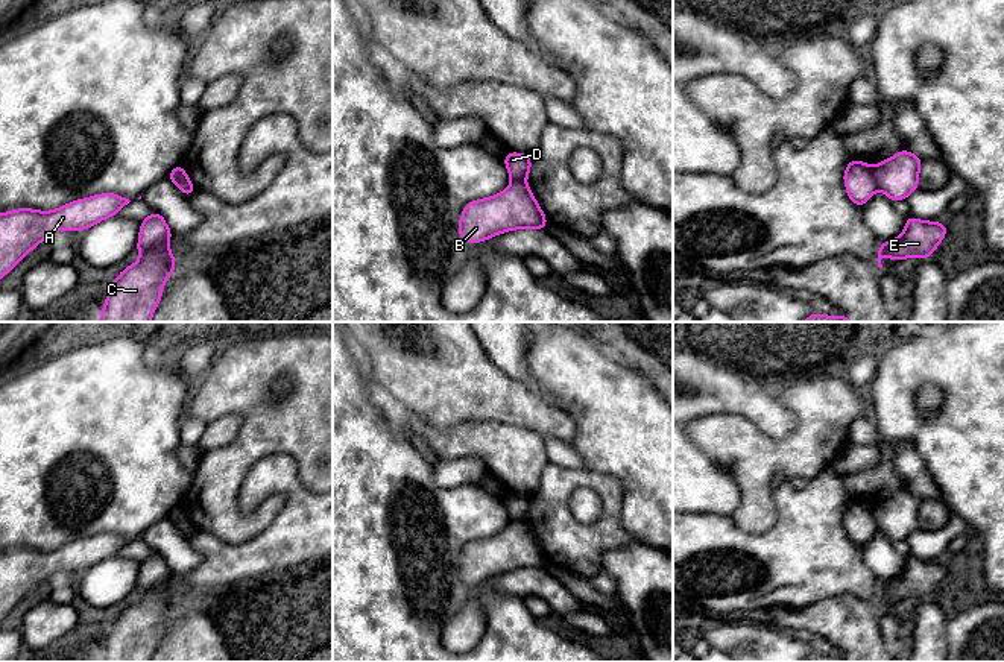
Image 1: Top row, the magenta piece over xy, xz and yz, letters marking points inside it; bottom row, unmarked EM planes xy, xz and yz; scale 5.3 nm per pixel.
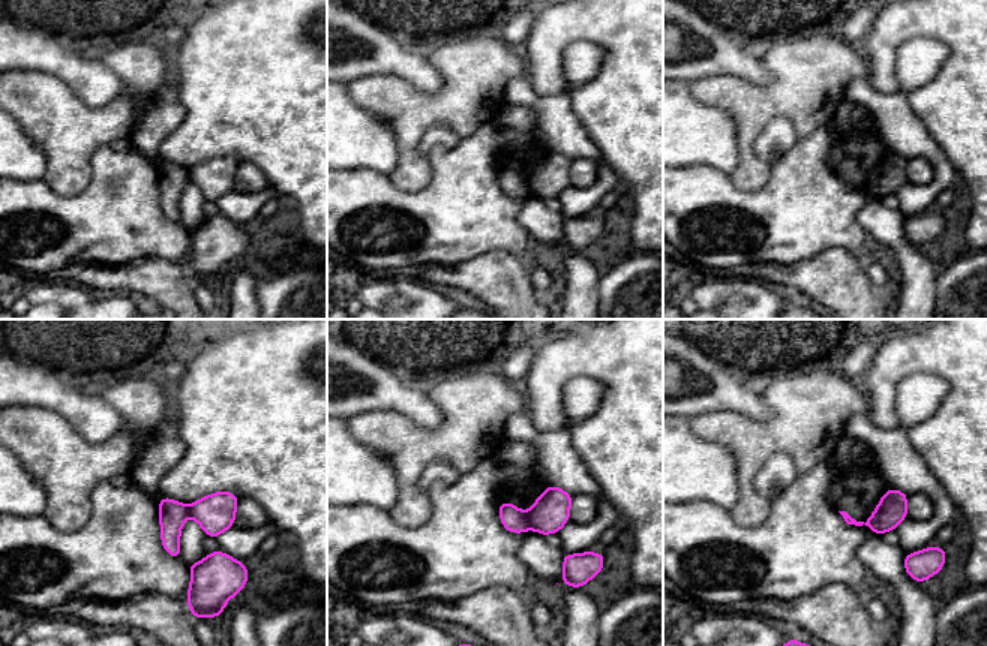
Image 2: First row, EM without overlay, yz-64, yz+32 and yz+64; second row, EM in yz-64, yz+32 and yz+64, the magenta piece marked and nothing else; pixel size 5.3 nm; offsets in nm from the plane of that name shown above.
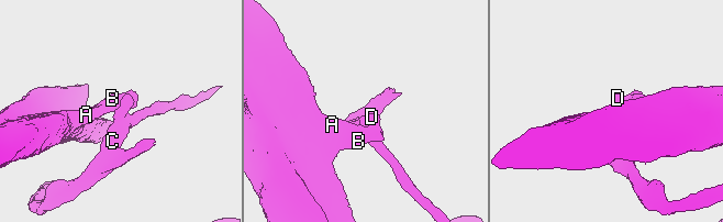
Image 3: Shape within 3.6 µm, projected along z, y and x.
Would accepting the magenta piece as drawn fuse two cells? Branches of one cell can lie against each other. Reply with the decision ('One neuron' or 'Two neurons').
Two neurons

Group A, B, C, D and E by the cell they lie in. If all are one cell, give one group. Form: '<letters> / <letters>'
A B / C D E

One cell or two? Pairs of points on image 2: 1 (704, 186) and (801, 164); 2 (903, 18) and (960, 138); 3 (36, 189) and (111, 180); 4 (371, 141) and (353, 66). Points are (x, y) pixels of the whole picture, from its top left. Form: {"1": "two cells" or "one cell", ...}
{"1": "one cell", "2": "one cell", "3": "one cell", "4": "two cells"}

